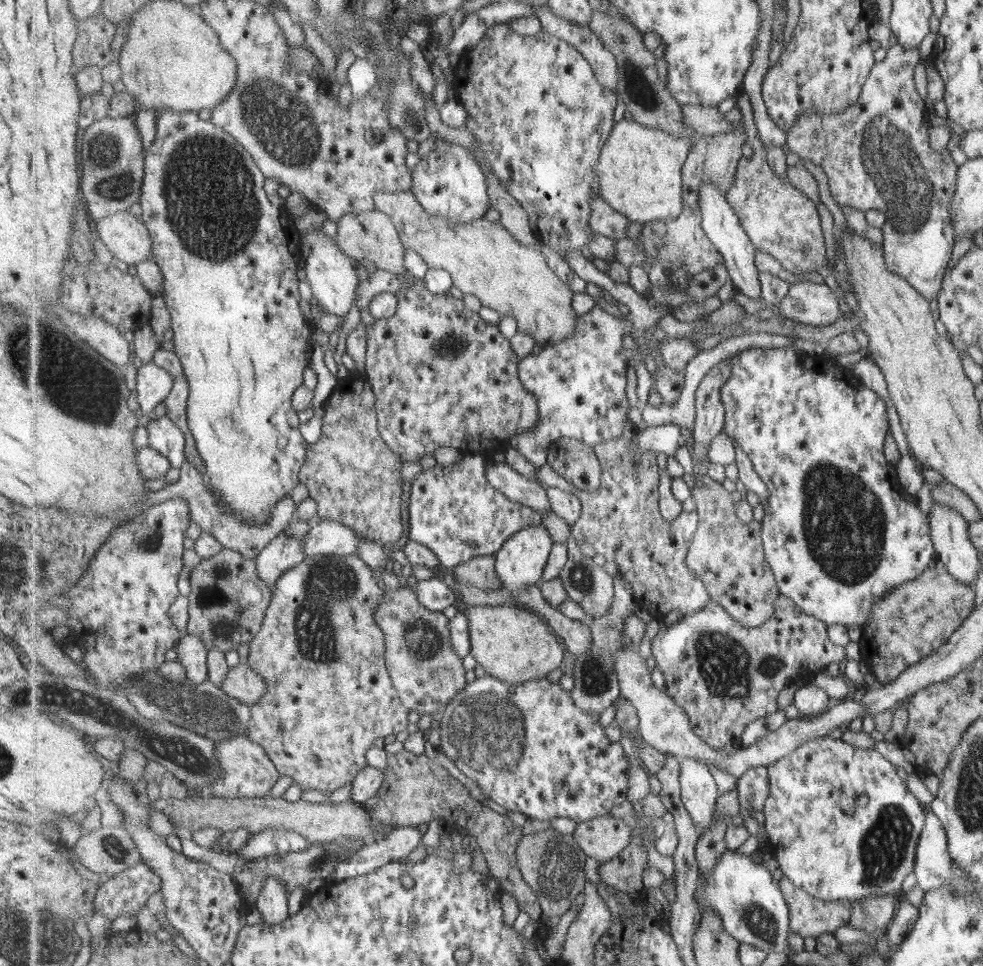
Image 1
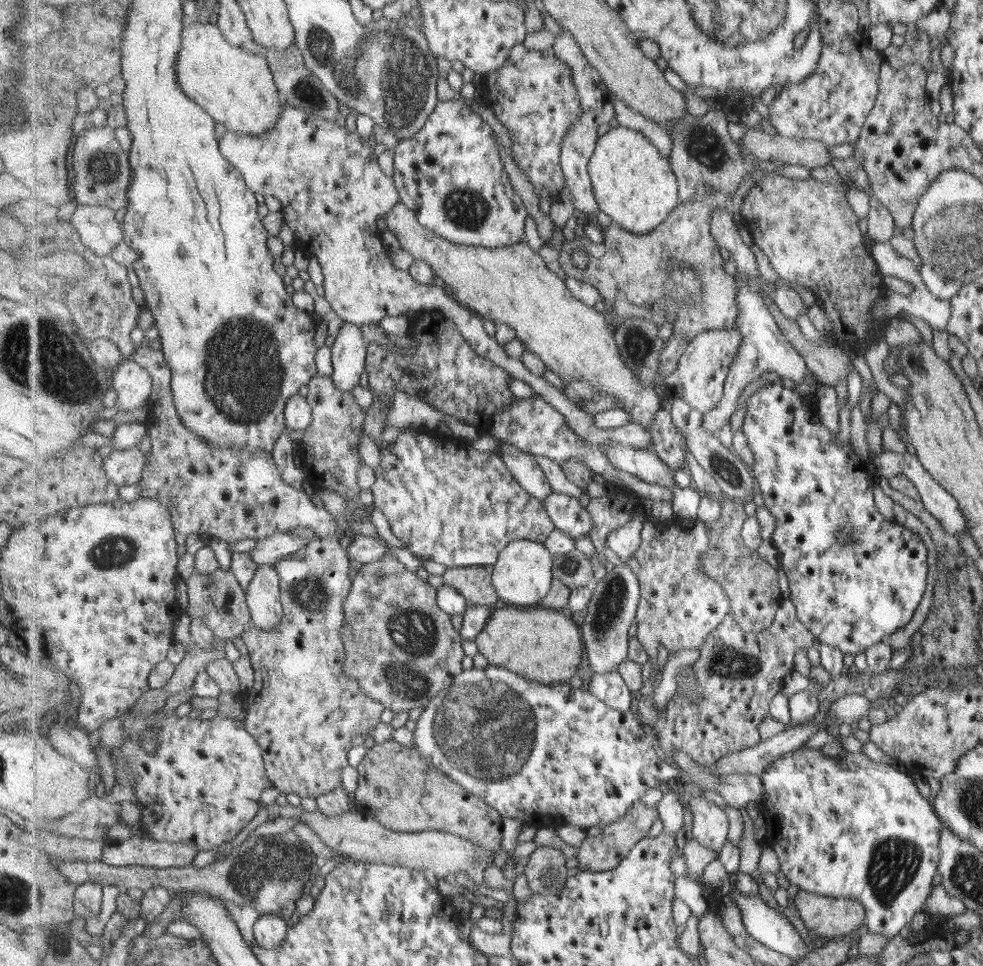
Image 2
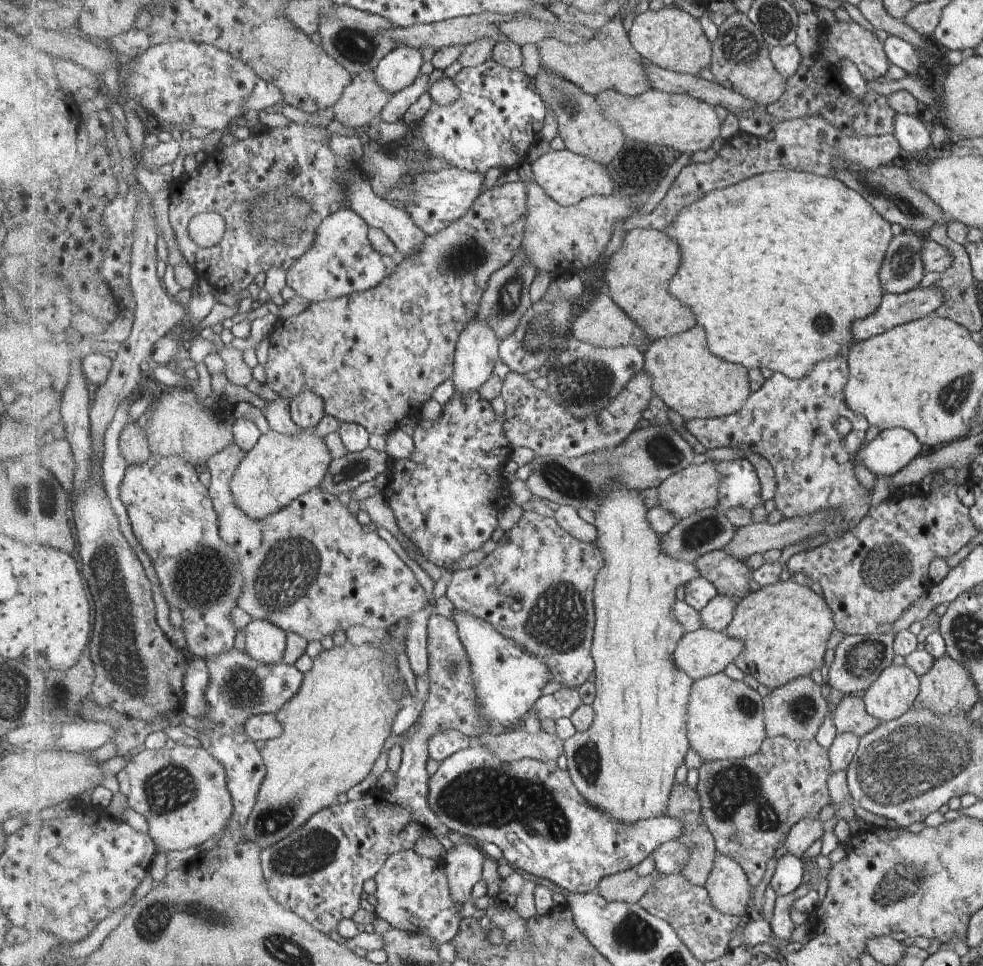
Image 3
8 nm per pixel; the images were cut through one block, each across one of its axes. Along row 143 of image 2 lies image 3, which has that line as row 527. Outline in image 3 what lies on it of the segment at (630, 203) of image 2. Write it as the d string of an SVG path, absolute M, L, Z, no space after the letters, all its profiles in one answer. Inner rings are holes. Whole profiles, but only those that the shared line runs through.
M617 476L609 482L609 490L601 502L601 508L595 512L594 525L597 527L599 538L596 541L600 545L601 552L604 552L605 566L601 568L600 574L596 576L596 586L594 587L594 603L596 604L596 631L594 632L594 643L592 655L596 661L595 682L596 696L592 703L595 709L595 720L591 728L585 732L576 732L572 737L564 740L564 754L568 758L567 770L575 782L575 786L579 788L579 792L597 808L601 808L603 812L609 812L615 820L624 822L637 822L637 820L653 817L661 817L667 811L667 804L673 784L675 784L675 774L679 770L679 766L686 762L690 742L688 730L688 708L689 701L692 696L692 686L694 680L692 676L685 670L681 670L676 663L676 650L680 640L684 638L687 630L679 620L673 608L676 602L682 596L683 587L692 580L701 576L700 569L697 565L687 560L679 560L679 558L669 555L664 550L664 541L659 532L653 528L653 524L649 522L649 509L645 505L645 500L641 492L637 490L629 490L627 486L623 486L623 482L617 480Z

